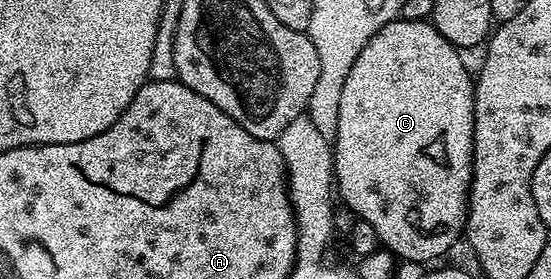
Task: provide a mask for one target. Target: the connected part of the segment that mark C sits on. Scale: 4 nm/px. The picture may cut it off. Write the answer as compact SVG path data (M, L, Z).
M395 19L379 34L363 46L363 54L355 58L355 66L351 66L351 74L347 74L347 82L343 82L343 98L337 100L337 139L333 153L333 174L335 192L354 213L356 219L371 222L375 226L375 234L379 234L382 245L397 255L401 260L426 262L441 256L453 243L462 239L465 231L465 213L469 211L469 183L473 177L473 86L475 83L471 72L465 69L461 61L462 53L454 44L447 42L443 34L429 20Z

